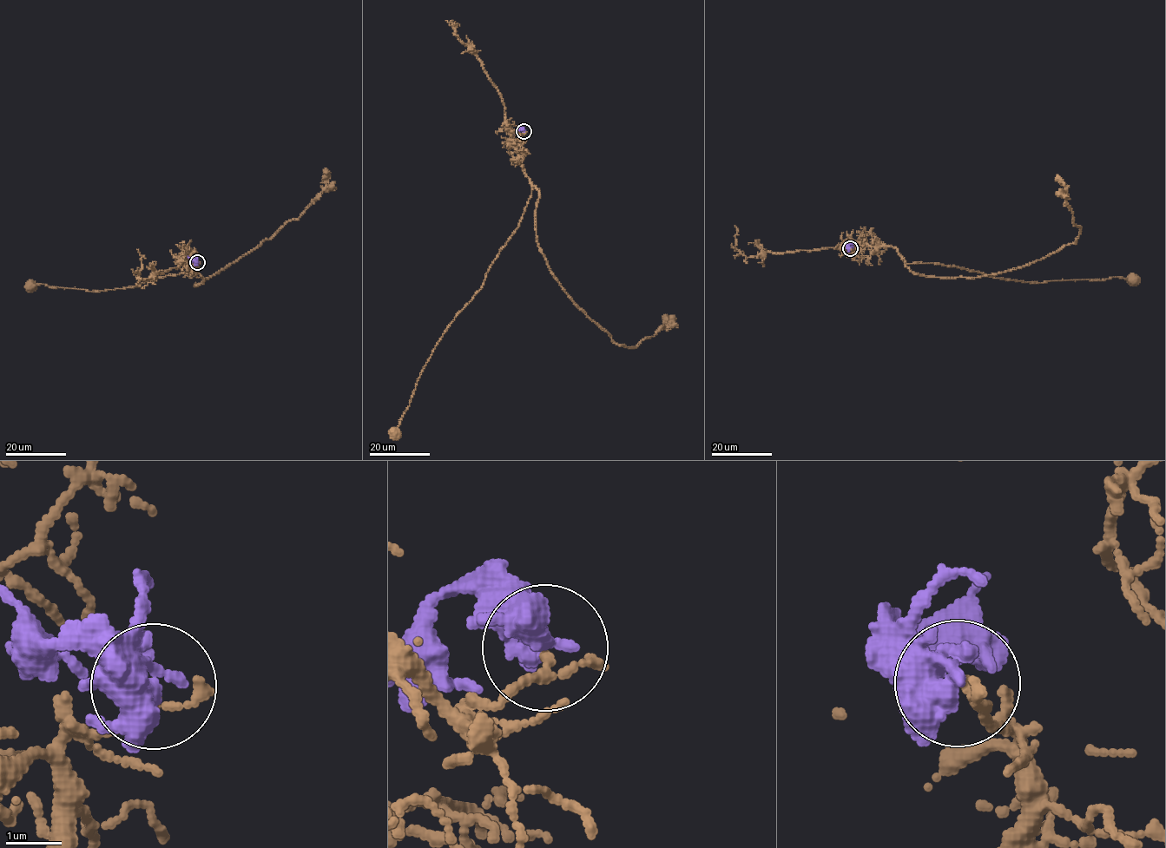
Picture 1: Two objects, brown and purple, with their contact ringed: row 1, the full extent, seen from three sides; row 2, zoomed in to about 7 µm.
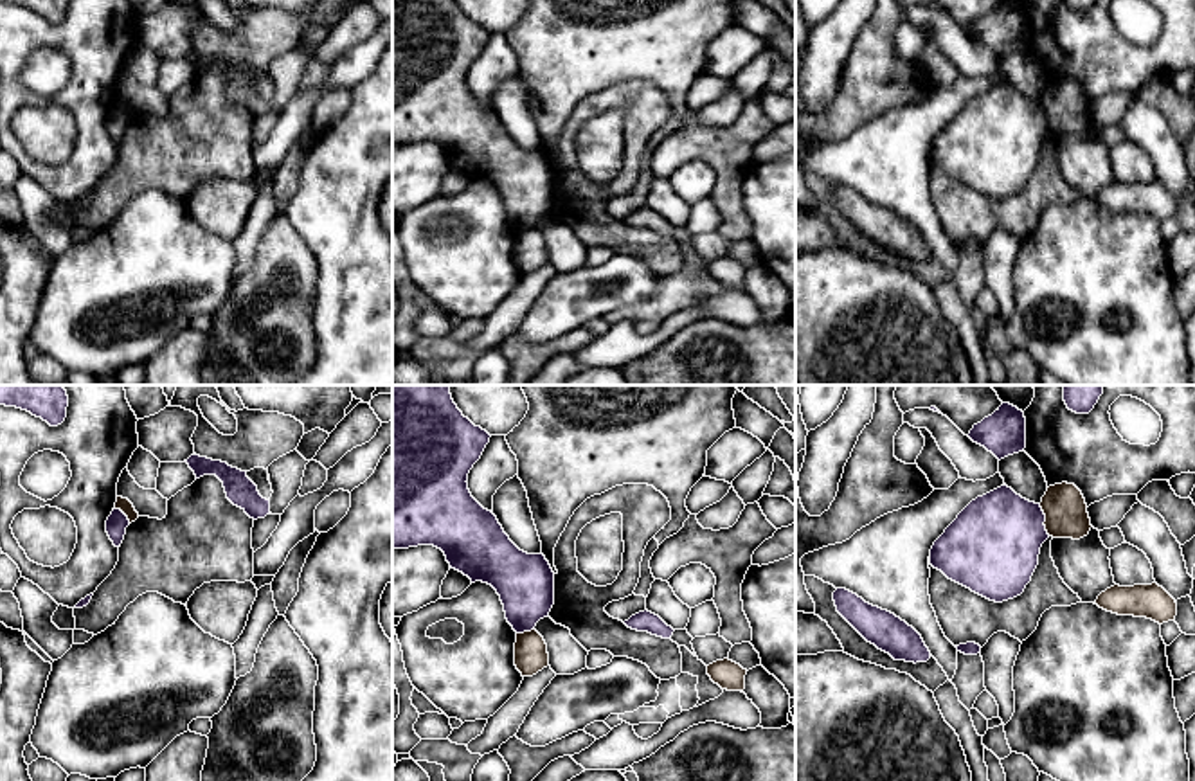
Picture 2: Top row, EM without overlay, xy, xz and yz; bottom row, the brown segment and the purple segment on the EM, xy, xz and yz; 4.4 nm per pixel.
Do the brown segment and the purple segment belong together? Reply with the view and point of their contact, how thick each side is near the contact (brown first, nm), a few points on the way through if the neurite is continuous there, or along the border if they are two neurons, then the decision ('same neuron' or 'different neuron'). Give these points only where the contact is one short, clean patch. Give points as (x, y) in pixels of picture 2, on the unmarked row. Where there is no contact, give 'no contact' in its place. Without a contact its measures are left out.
meets brown in yz at (1046, 117); 190 nm thick on the brown side, 400 nm on the other; border along yz (1039, 101), (1044, 112), (1044, 126), (1050, 132); different neuron

